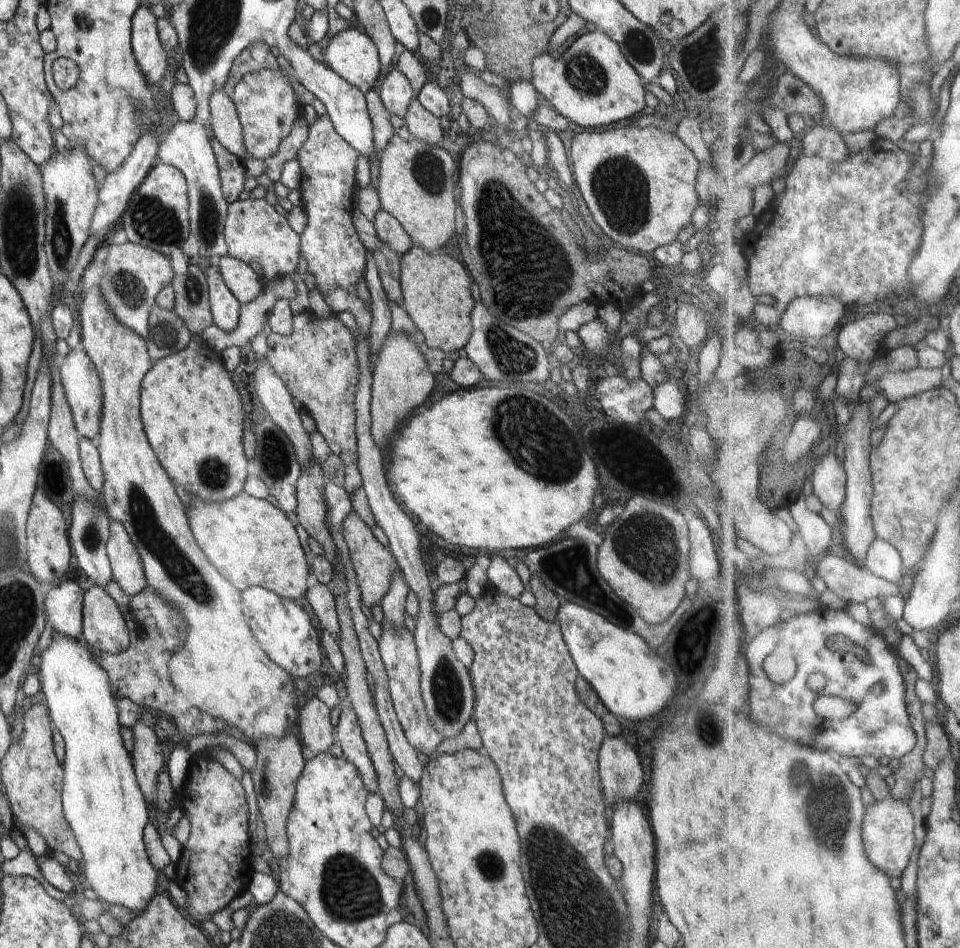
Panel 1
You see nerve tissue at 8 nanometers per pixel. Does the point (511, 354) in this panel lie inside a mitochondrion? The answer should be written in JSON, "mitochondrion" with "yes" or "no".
{"mitochondrion":"yes"}

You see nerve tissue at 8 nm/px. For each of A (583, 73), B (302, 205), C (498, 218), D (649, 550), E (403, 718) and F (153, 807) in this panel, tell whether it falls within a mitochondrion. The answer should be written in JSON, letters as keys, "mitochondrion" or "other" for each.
{"A":"mitochondrion","B":"other","C":"mitochondrion","D":"mitochondrion","E":"other","F":"other"}

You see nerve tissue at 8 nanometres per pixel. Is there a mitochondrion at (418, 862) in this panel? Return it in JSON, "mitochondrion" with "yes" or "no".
{"mitochondrion":"no"}

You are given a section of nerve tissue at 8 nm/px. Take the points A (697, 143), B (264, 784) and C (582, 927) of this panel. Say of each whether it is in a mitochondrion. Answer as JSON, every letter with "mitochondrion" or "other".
{"A":"other","B":"other","C":"mitochondrion"}

